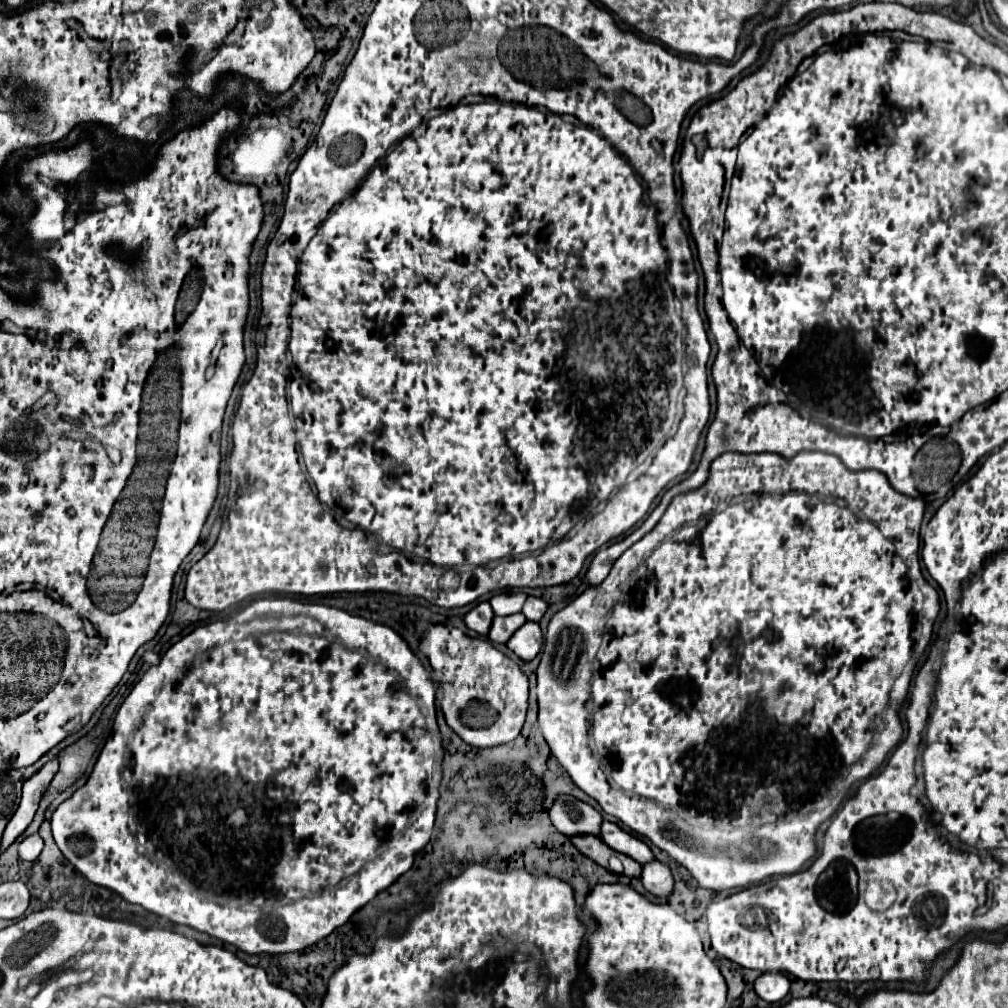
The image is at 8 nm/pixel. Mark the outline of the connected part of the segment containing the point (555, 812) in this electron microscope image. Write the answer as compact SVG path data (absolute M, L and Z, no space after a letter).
M562 794L558 796L558 800L554 800L554 804L548 810L548 816L554 828L566 836L574 834L598 836L600 832L600 822L602 822L600 812L590 804L568 794Z

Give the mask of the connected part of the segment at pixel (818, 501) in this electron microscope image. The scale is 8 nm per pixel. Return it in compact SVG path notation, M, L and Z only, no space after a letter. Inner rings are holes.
M726 452L726 454L718 456L710 464L708 480L706 480L706 484L702 484L702 488L674 496L670 506L666 508L664 516L654 526L654 530L648 532L636 544L632 544L614 562L608 578L600 586L588 588L586 592L576 596L570 604L566 604L562 610L558 610L550 618L548 630L544 636L546 644L542 646L540 664L536 670L536 676L538 676L538 692L536 692L538 694L538 728L544 736L544 740L548 742L550 752L556 756L556 760L562 764L562 768L566 768L566 772L570 774L574 784L580 790L584 790L588 796L592 796L606 814L616 816L620 822L624 822L628 828L632 828L638 836L648 838L654 846L668 852L668 856L672 860L676 860L690 872L690 876L698 882L700 888L708 888L714 892L726 892L726 890L734 890L734 888L746 888L748 884L760 884L768 880L770 876L784 876L784 874L798 872L806 862L810 862L816 856L816 830L820 828L820 824L826 822L838 810L840 802L846 798L852 784L866 780L884 762L884 756L902 738L902 732L904 732L902 728L898 728L898 732L894 732L894 736L878 736L878 730L874 734L874 728L880 724L882 712L888 706L890 690L892 690L892 698L902 700L902 704L908 696L912 672L918 662L916 654L914 654L914 660L910 660L910 656L912 656L912 646L914 646L916 604L922 604L922 594L924 594L924 620L922 620L924 636L920 640L920 646L924 646L924 648L928 646L930 636L932 636L932 624L940 614L938 592L922 578L922 572L920 572L920 554L918 552L923 518L924 500L922 498L902 496L900 492L894 492L894 488L890 488L890 482L886 480L886 476L882 476L882 472L874 472L874 470L850 472L842 464L842 460L838 460L838 456L832 456L832 454L800 452L798 456L794 456L790 460L782 460L782 456L770 456L768 452L760 452L754 456L746 456L740 452L738 454ZM750 492L762 492L762 496L752 496L746 502L738 500L738 504L732 502L726 510L716 510L716 508L728 504L728 500L732 496L750 494ZM832 498L844 498L848 508L836 504ZM724 624L730 626L736 632L736 636L740 636L742 644L740 646L730 644L726 648L712 650L712 644L720 638L720 630ZM756 838L766 840L766 848L760 850L758 848L760 844L754 844ZM718 846L736 846L738 852L714 852L714 850L726 850L726 848L718 848Z

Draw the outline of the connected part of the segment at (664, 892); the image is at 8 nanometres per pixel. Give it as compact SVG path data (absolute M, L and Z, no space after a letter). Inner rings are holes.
M650 860L650 864L642 864L640 880L644 888L654 896L668 896L674 886L670 868L658 860Z

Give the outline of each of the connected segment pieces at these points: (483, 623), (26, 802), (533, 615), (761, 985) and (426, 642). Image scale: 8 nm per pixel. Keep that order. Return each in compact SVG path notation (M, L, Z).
M478 602L466 616L464 616L464 622L470 630L478 632L478 634L488 634L488 628L492 624L492 618L494 618L494 612L490 608L488 602Z
M52 758L50 762L46 762L36 774L32 774L24 782L20 806L14 812L14 816L10 818L10 822L8 822L6 830L4 830L4 836L2 836L2 850L8 848L32 822L32 818L36 814L36 808L38 808L38 802L44 796L50 780L54 778L54 772L58 772L58 758Z
M528 596L526 604L524 604L524 608L522 608L522 614L524 614L528 620L538 622L538 620L544 616L546 608L548 608L548 604L546 604L542 598L538 598L538 596Z
M762 974L754 982L756 994L766 1002L782 1000L790 990L790 980L784 974Z
M432 624L420 640L420 660L428 658L430 674L438 682L438 700L446 724L470 746L492 748L506 744L520 734L528 708L528 678L522 674L518 664L506 654L496 650L490 642L482 638L470 638L460 628L450 628L444 624Z

